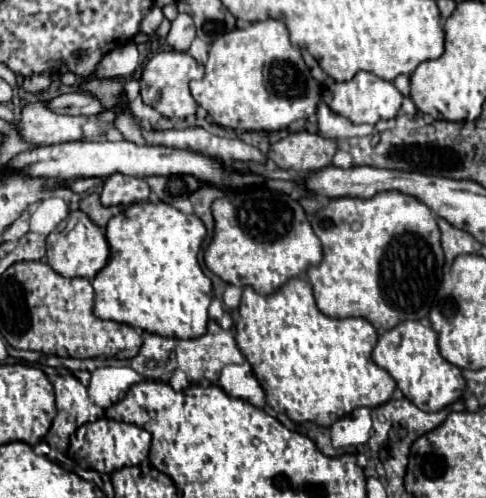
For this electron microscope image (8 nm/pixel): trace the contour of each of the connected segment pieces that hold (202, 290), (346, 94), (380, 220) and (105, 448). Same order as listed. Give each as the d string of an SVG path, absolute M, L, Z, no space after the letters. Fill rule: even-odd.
M139 202L127 206L113 216L107 224L107 240L111 246L109 264L95 276L95 308L93 312L101 320L113 320L129 326L137 326L145 332L153 332L169 338L195 338L207 332L209 314L207 308L213 298L211 280L203 274L197 254L205 240L205 224L195 214L183 214L165 202Z
M357 72L349 82L335 82L323 90L323 102L337 114L349 118L353 124L371 124L375 126L379 120L391 120L401 108L403 96L401 92L387 80L371 72Z
M379 192L375 194L373 198L367 198L367 200L359 200L359 198L337 198L337 200L331 200L325 208L321 208L313 218L311 218L311 226L313 226L313 232L317 234L317 238L321 240L323 244L323 260L321 264L317 266L311 266L307 270L309 274L309 280L313 284L313 294L315 294L315 300L317 300L317 306L319 310L329 316L329 318L349 318L349 316L359 316L359 318L365 318L369 320L377 330L391 330L395 328L395 324L399 322L405 322L405 320L421 320L421 318L427 318L429 316L429 310L433 306L433 300L435 300L435 294L441 286L441 274L443 274L443 250L441 250L441 238L439 238L439 226L437 226L437 220L435 220L435 214L423 204L419 202L417 198L413 196L407 196L403 192Z
M99 418L99 420L86 423L76 430L71 437L67 454L73 460L78 460L87 454L85 458L91 464L91 468L105 472L105 474L111 474L117 468L135 466L135 464L143 462L149 454L149 448L151 448L151 434L147 430L143 430L135 424L117 422L111 418ZM80 436L84 438L84 441Z

